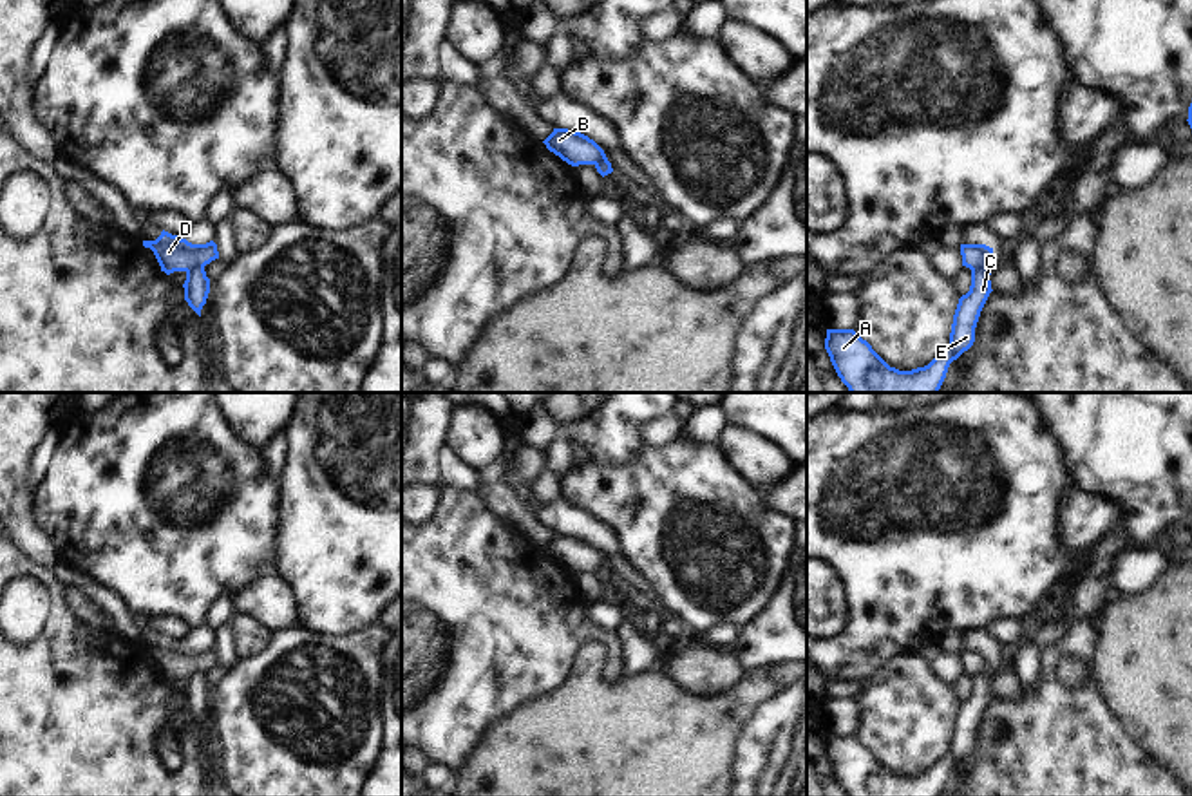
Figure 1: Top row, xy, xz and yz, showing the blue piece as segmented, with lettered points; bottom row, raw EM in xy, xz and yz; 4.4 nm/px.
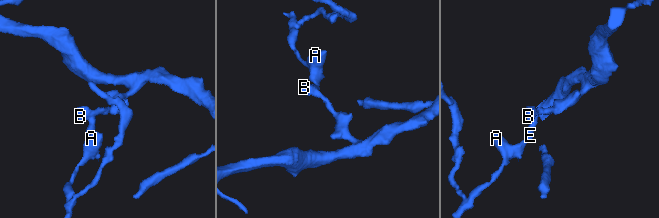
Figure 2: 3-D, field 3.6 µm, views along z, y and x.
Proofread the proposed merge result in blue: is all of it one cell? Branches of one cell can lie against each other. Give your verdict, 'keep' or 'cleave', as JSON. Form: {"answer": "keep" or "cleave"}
{"answer": "cleave"}

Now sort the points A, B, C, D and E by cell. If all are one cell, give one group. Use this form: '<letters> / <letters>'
A C E / B D

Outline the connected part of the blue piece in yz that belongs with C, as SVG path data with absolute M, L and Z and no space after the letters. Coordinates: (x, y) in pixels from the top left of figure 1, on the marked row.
M993 257L971 270L971 286L959 298L948 347L928 365L912 371L890 367L854 329L827 329L825 349L850 393L939 393L948 367L975 342L975 327L989 297Z

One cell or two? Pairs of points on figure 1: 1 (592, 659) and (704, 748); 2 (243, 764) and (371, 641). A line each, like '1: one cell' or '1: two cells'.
1: one cell
2: one cell

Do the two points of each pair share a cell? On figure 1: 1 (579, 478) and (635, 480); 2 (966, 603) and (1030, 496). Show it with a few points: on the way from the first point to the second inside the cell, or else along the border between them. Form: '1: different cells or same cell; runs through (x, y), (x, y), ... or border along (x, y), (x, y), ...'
1: same cell; runs through (594, 478), (621, 480)
2: same cell; runs through (966, 576), (966, 559), (1002, 523)

